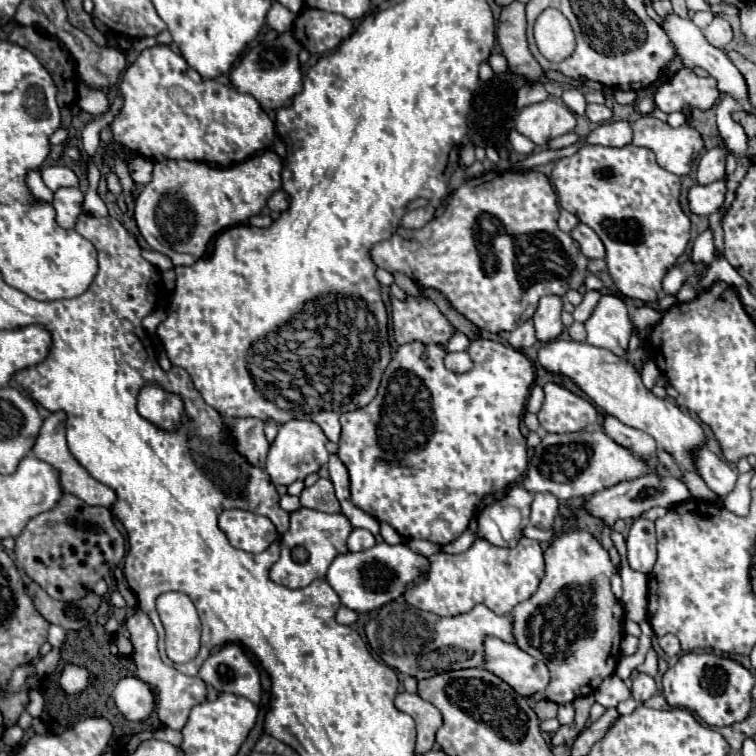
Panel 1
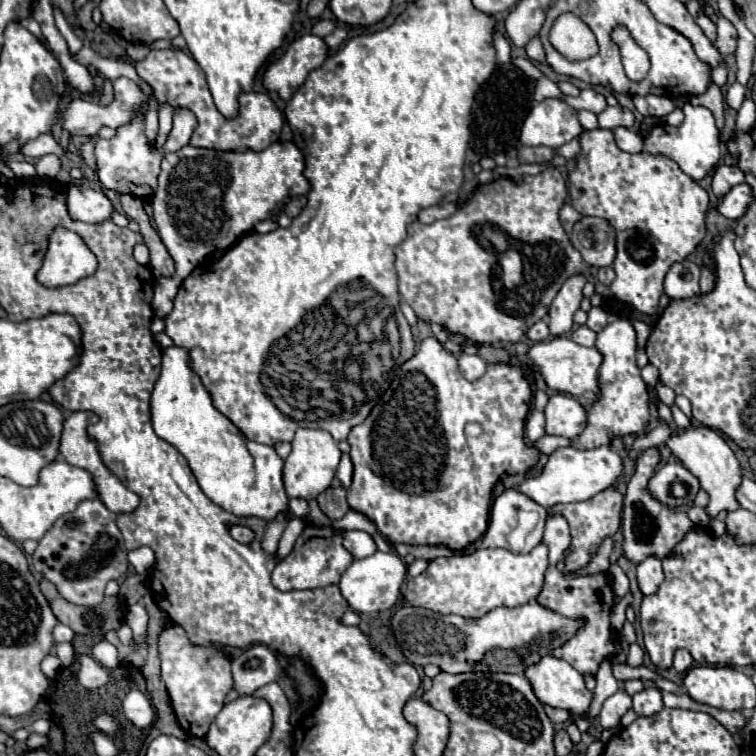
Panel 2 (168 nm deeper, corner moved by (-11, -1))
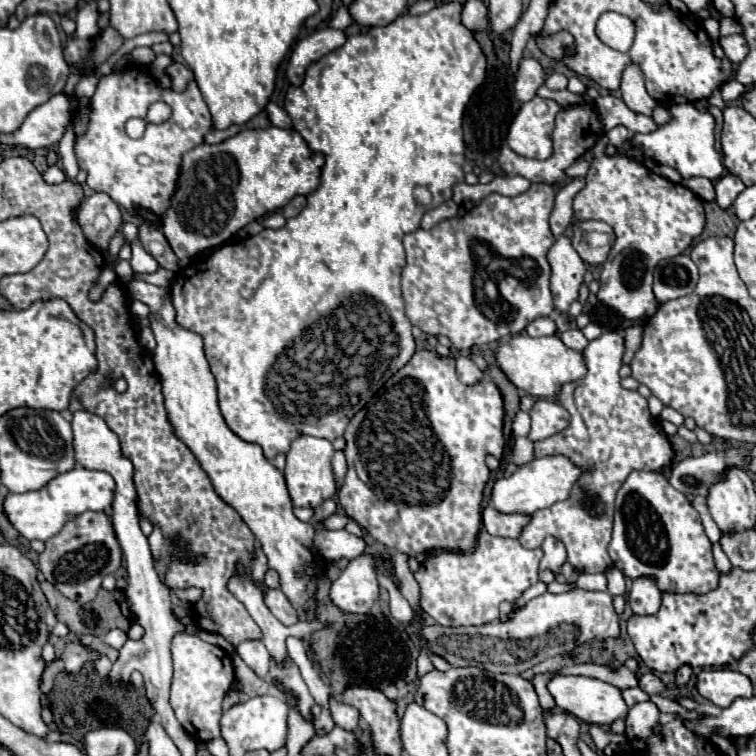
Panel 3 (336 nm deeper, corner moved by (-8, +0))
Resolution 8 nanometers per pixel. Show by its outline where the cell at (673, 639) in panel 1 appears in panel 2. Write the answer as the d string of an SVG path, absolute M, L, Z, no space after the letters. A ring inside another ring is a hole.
M679 649L679 651L674 654L673 669L675 669L677 673L687 673L691 665L693 665L693 657L691 657L687 651Z

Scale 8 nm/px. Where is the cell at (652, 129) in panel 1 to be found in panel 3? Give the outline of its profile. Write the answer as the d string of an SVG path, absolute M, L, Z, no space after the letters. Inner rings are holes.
M674 104L670 108L672 120L654 132L636 134L632 142L642 146L646 156L654 156L662 164L674 166L684 178L704 176L708 180L718 180L724 174L724 164L714 148L714 116L710 112L700 112L694 104Z

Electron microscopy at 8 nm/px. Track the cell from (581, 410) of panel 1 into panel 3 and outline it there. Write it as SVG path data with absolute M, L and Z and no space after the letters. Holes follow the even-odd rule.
M538 400L530 410L530 418L532 418L532 428L528 438L532 442L554 436L556 432L566 430L570 424L568 410L562 404L552 400Z

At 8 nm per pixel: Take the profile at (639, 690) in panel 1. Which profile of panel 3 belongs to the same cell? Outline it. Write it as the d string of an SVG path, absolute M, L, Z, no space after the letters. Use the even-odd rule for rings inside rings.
M652 700L634 704L626 716L626 736L628 738L638 736L646 740L652 734L652 728L656 726L658 718L660 718L660 710Z

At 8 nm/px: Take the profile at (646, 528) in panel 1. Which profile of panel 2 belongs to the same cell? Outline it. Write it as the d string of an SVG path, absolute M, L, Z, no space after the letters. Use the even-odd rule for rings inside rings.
M651 557L637 565L637 583L645 597L653 595L659 589L659 585L663 583L663 569L657 557Z

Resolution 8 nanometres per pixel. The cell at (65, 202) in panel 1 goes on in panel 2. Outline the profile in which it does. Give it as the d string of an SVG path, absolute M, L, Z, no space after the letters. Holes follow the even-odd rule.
M71 187L67 205L73 219L95 225L111 219L111 213L115 211L105 193L93 187Z

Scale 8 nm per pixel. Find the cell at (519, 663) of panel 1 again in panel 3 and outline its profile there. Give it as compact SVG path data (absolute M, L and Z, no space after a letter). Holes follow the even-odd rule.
M556 674L554 678L548 680L548 692L552 694L552 698L556 700L556 706L560 710L564 710L588 724L612 724L616 718L626 718L626 712L628 712L628 706L624 704L620 690L616 686L610 686L596 678Z

